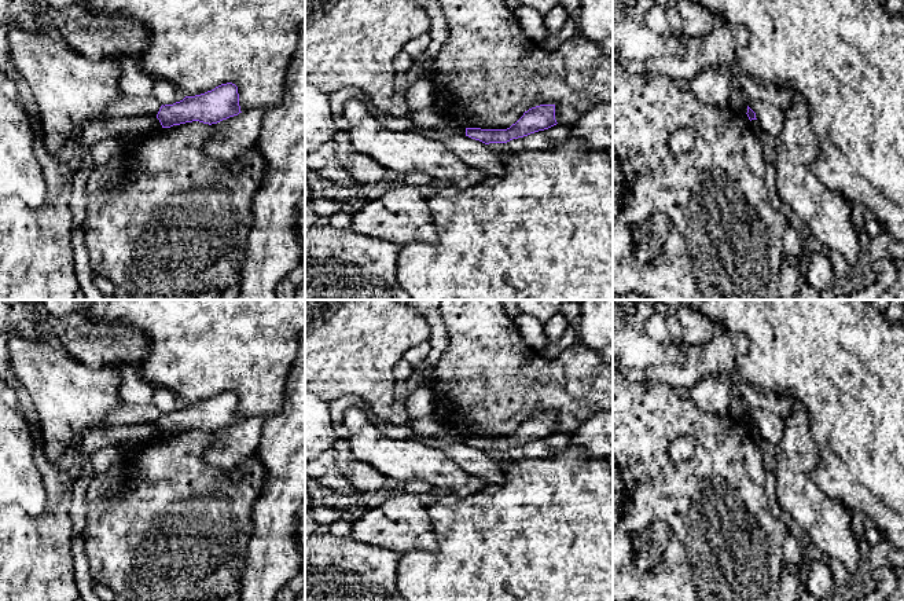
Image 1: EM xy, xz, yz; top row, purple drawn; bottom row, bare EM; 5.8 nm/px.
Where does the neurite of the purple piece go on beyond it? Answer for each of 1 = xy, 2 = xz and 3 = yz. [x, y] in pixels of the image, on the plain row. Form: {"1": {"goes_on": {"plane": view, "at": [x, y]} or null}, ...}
{"1": {"goes_on": null}, "2": {"goes_on": null}, "3": {"goes_on": null}}

